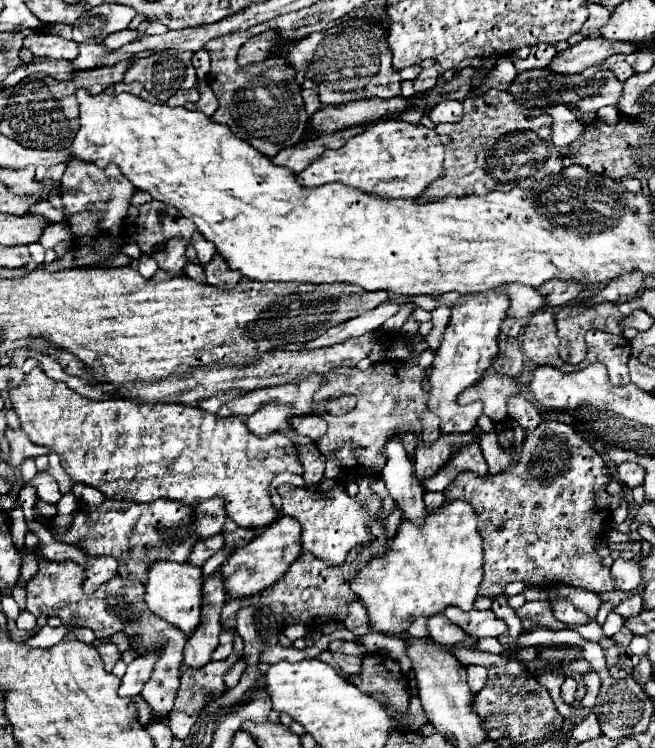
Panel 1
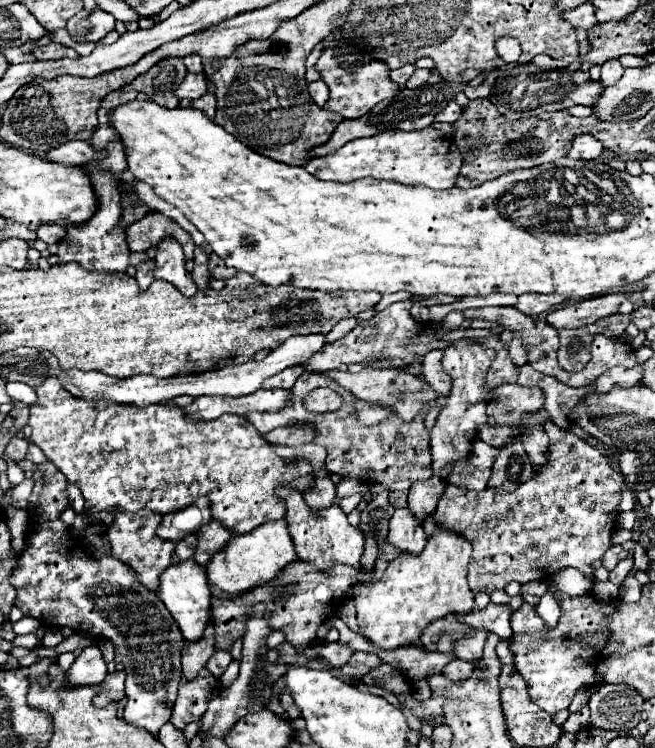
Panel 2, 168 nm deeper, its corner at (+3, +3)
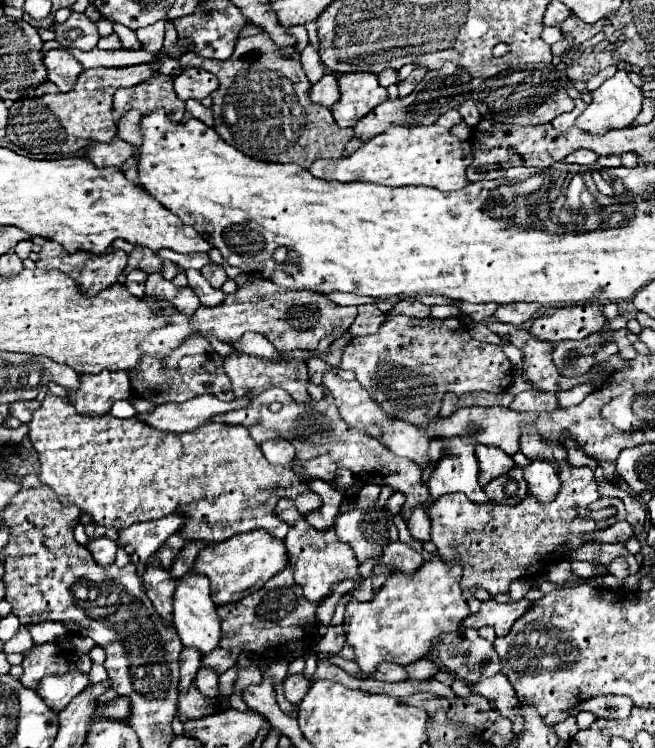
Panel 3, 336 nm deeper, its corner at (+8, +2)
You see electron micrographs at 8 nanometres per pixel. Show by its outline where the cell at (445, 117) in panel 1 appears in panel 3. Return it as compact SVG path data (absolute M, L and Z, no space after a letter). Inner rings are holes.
M450 109L448 113L444 113L436 123L438 125L442 125L442 127L454 127L454 125L458 125L462 121L462 117L460 117L460 113L458 113L458 109Z

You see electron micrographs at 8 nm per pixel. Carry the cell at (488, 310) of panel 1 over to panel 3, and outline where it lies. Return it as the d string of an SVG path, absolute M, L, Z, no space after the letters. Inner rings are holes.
M452 437L444 441L448 445L444 457L434 469L428 489L432 499L448 493L464 493L474 503L488 503L488 495L478 483L478 461L474 445L468 437Z

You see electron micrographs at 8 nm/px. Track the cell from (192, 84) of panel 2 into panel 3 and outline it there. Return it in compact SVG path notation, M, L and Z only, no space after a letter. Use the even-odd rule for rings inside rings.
M184 69L178 77L174 77L174 91L182 101L188 99L202 101L216 89L218 89L216 75L204 69Z

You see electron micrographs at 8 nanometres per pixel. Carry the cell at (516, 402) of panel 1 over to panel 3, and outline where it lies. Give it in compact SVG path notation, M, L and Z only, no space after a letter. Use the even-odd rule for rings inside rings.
M532 461L524 467L524 479L528 481L528 493L540 503L550 503L554 501L554 495L558 495L558 475L548 461Z

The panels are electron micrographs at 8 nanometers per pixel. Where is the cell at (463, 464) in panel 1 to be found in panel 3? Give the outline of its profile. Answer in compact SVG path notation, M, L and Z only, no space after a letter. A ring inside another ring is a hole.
M476 445L476 459L480 463L480 485L482 487L500 475L506 475L506 471L514 469L516 465L510 455L490 445Z

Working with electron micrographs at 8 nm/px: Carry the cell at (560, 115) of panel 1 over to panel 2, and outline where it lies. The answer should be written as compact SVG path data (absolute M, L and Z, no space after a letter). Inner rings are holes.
M579 134L571 140L569 158L581 158L581 160L593 160L603 152L603 144L591 136L591 134Z

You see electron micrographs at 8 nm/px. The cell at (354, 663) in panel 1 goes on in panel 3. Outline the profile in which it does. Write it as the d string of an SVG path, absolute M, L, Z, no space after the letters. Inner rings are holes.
M382 663L382 667L378 667L378 671L374 673L374 679L382 679L382 681L406 681L406 679L410 679L410 675L406 673L406 669L402 665Z

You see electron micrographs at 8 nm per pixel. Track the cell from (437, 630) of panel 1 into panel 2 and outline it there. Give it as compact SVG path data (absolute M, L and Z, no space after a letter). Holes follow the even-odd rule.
M475 630L475 634L471 634L471 638L459 638L459 642L455 642L455 656L469 660L477 666L477 660L483 654L485 640L487 640L487 632L483 632L483 630Z

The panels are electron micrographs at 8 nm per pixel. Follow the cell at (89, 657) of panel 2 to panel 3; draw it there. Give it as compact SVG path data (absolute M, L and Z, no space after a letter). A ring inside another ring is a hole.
M70 671L66 675L46 675L38 685L36 693L46 701L56 713L62 711L76 695L88 687L88 675L80 671Z

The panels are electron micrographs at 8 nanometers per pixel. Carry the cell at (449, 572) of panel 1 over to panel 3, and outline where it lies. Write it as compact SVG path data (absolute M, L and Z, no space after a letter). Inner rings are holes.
M434 557L430 563L424 563L414 575L404 575L398 571L392 573L386 585L374 595L372 601L368 603L350 601L346 605L346 617L344 617L346 645L354 649L354 655L356 655L354 661L360 669L360 677L362 679L372 677L372 673L384 661L392 661L398 665L416 663L430 655L432 639L436 639L440 633L456 631L462 625L462 619L470 615L470 609L462 597L460 579L462 579L462 567L458 563L444 563L440 557Z

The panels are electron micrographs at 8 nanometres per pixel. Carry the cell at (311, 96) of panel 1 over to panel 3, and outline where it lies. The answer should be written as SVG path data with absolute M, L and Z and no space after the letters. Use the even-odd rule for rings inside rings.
M326 73L318 83L314 83L312 89L310 89L310 97L312 97L312 101L316 101L320 105L332 107L332 103L340 99L336 75L334 73Z

